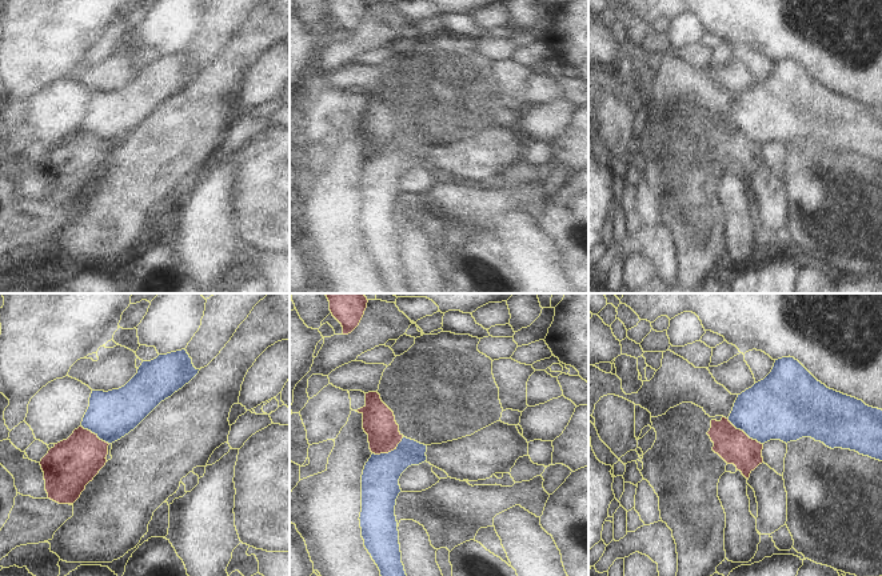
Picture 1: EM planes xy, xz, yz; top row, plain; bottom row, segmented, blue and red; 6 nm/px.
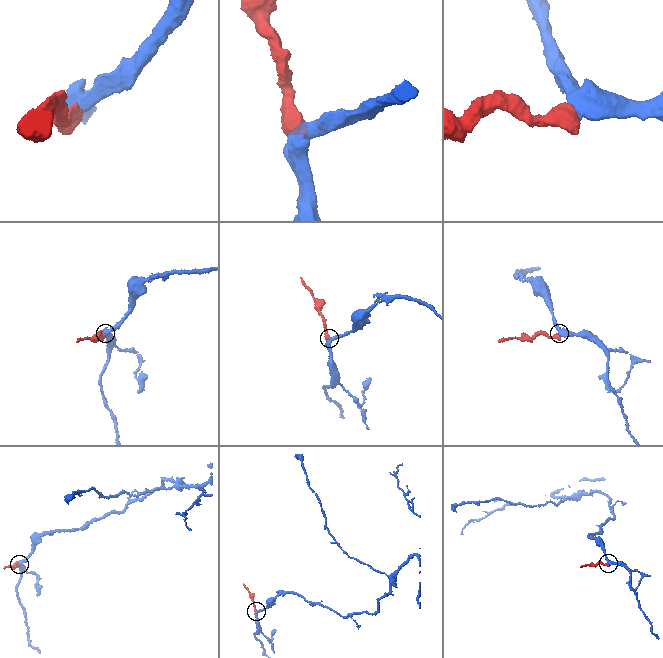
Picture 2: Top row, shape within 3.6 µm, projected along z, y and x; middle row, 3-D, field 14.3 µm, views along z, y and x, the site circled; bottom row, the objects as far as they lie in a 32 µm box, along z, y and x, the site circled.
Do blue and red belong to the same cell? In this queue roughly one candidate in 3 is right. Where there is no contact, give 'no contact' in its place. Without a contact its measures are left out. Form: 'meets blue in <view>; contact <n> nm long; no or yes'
meets blue in xz; contact 220 nm long; no

